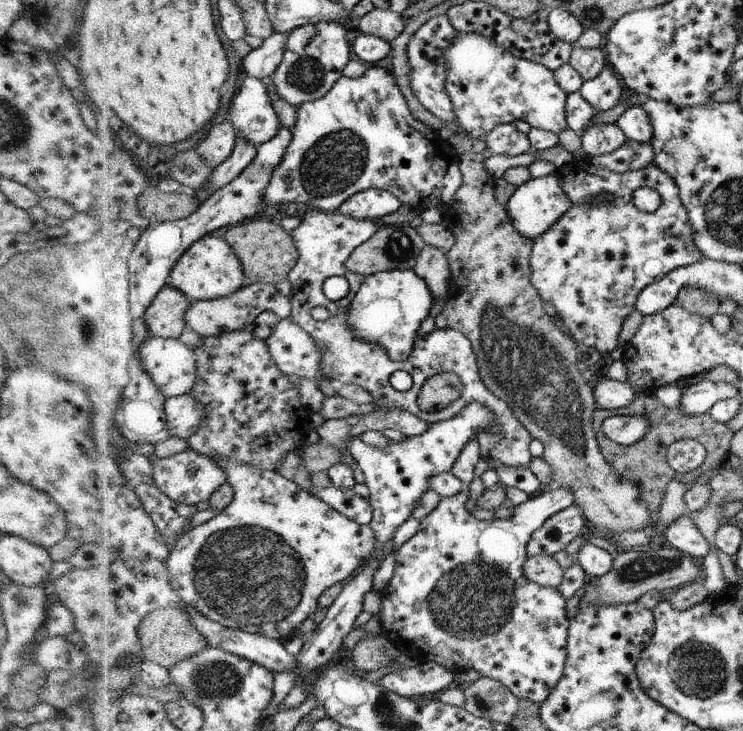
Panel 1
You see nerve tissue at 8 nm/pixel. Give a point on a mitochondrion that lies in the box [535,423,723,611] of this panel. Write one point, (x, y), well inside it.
(638, 569)

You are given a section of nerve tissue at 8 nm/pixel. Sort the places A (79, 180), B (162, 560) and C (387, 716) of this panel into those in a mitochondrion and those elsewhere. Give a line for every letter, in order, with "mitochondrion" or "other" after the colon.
A: other
B: other
C: mitochondrion

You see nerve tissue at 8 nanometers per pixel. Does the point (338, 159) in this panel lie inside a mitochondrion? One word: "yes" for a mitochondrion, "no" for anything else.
yes

